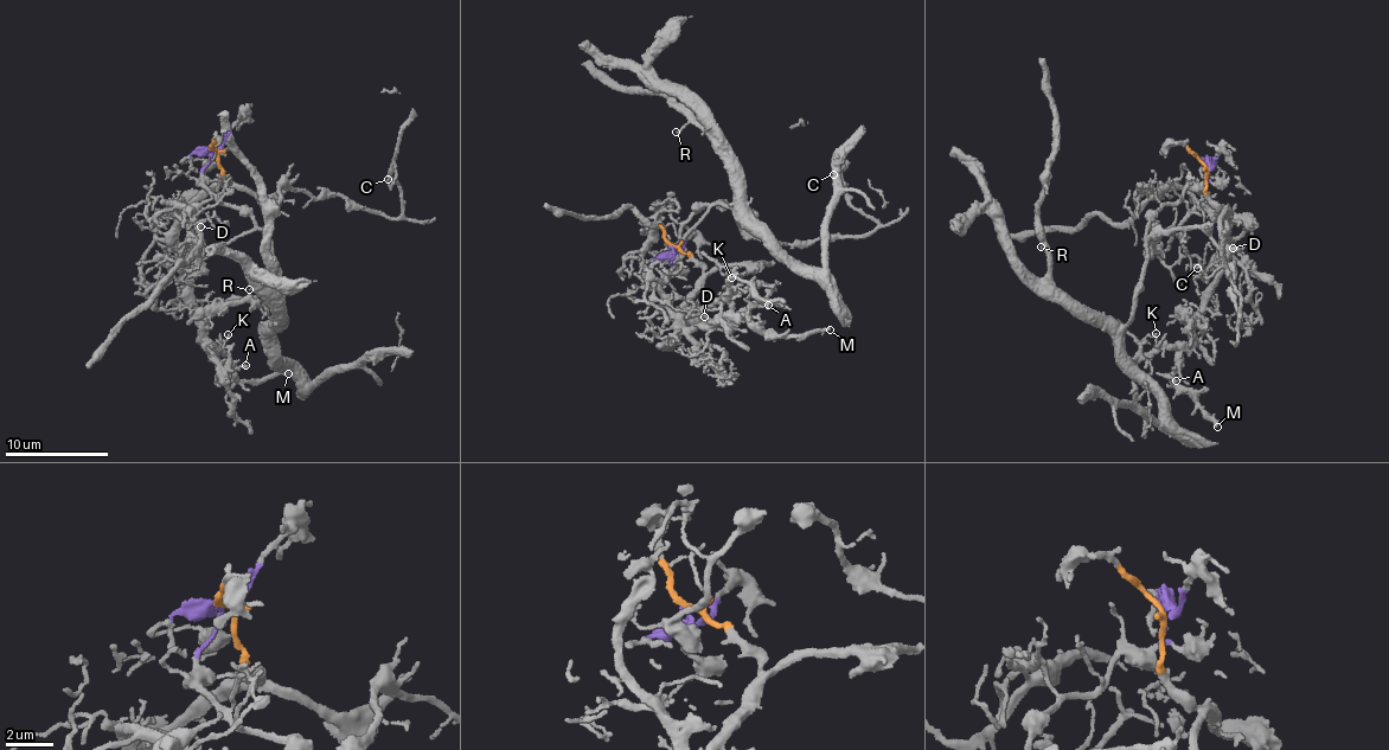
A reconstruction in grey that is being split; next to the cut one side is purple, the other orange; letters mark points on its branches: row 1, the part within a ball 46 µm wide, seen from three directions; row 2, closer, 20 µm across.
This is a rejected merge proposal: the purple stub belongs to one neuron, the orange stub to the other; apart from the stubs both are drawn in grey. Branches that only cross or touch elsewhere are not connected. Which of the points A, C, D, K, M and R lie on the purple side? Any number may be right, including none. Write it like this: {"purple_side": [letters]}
{"purple_side": ["C", "R"]}

